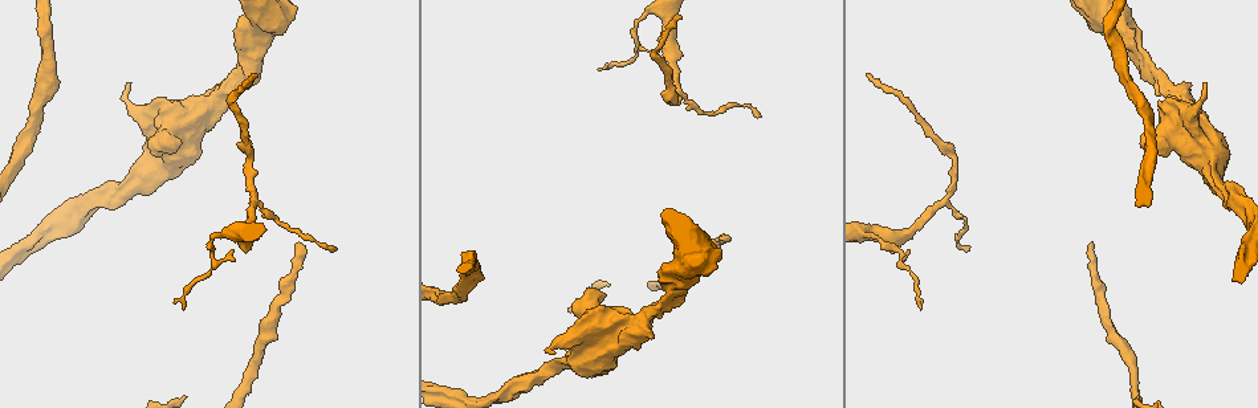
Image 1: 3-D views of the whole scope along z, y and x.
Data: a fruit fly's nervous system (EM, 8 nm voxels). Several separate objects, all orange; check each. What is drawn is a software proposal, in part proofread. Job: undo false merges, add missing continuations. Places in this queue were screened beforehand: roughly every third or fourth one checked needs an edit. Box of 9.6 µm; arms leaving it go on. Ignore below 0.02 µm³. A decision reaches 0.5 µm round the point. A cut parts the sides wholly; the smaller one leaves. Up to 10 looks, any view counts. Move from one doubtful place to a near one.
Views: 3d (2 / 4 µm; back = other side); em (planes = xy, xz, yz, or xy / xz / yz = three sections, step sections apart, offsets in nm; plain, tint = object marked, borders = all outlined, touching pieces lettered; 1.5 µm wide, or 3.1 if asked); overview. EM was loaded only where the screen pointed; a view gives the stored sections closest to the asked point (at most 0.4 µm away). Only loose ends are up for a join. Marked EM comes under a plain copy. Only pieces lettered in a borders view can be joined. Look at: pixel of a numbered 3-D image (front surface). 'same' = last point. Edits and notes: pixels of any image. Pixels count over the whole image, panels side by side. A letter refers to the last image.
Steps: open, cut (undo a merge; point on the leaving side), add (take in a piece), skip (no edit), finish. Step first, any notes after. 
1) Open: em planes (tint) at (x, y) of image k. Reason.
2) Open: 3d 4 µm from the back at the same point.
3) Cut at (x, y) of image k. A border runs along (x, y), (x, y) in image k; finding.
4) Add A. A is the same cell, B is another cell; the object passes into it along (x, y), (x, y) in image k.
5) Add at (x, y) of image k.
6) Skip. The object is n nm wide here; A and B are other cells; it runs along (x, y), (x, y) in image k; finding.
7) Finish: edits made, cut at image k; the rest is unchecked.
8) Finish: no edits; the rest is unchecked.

Open: em planes (borders) at (297, 243) of image 1.

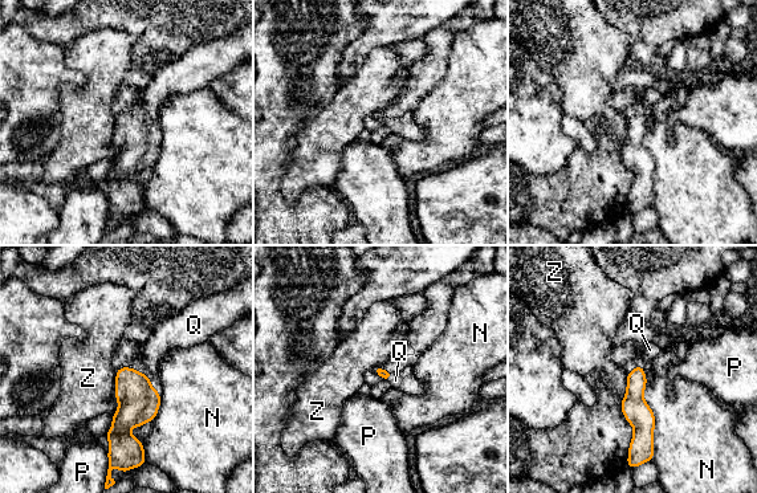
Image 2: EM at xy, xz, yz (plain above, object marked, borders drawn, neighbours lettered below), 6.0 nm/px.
Add Q. Q is the same cell, N, P and Z are other cells; the object passes into it along (383, 374), (391, 375), (395, 381) in image 2; it goes on there.

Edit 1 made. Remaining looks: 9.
Open: 3d 4 µm at (1203, 84) of image 1. Free end.

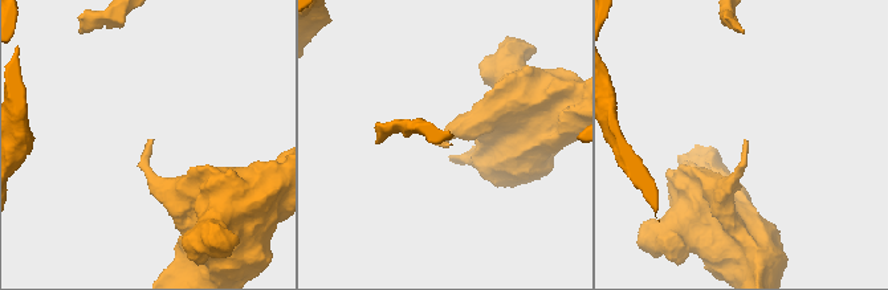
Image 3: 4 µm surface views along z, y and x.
Open: em planes (borders) at (746, 141) of image 3.

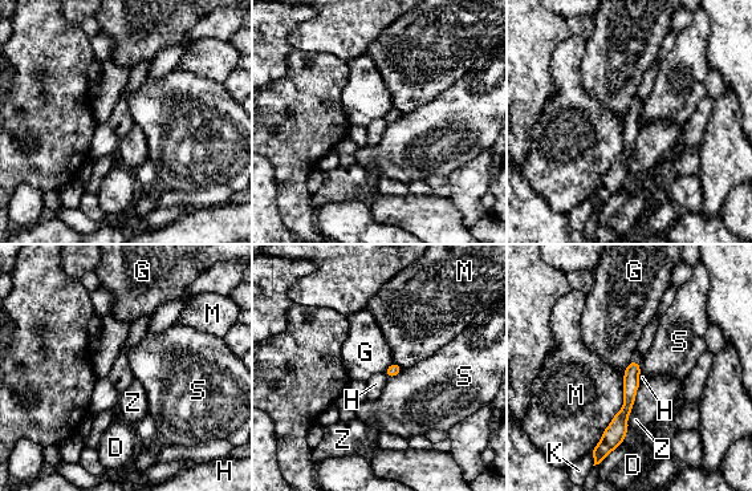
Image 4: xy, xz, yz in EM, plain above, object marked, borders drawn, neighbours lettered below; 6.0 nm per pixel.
Skip. D, G, H, K, M, S and Z are other cells; a border runs along (402, 369), (389, 378) in image 4; none of them fits.

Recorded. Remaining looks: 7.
Open: em xy step 8 (borders) at (680, 17) of image 1.

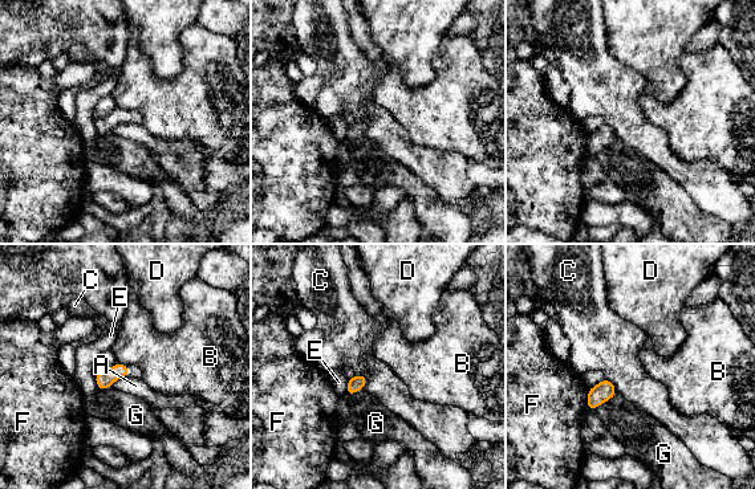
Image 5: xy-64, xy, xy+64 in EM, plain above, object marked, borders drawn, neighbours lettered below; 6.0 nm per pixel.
Open: em planes (borders) at the same point. Cut it another way.

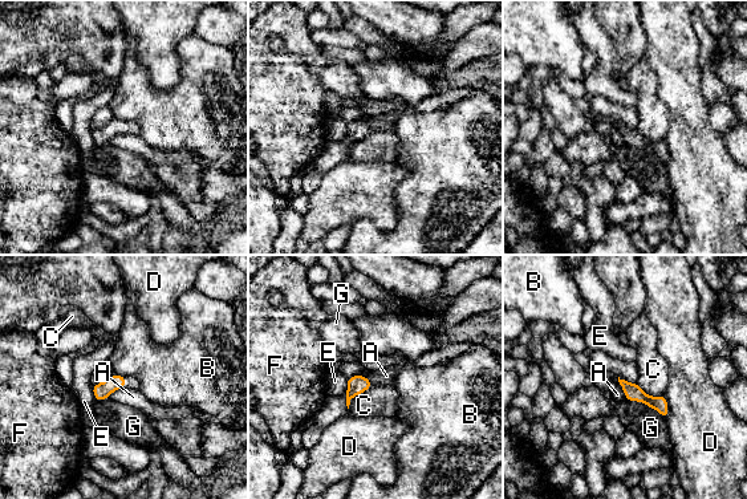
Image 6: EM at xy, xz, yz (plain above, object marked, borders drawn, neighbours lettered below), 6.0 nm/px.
Skip. A, B, C, D, E, F and G are other cells; none of them fits.

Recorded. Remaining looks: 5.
Finish: edits made, add at image 2; the rest is unchecked.

